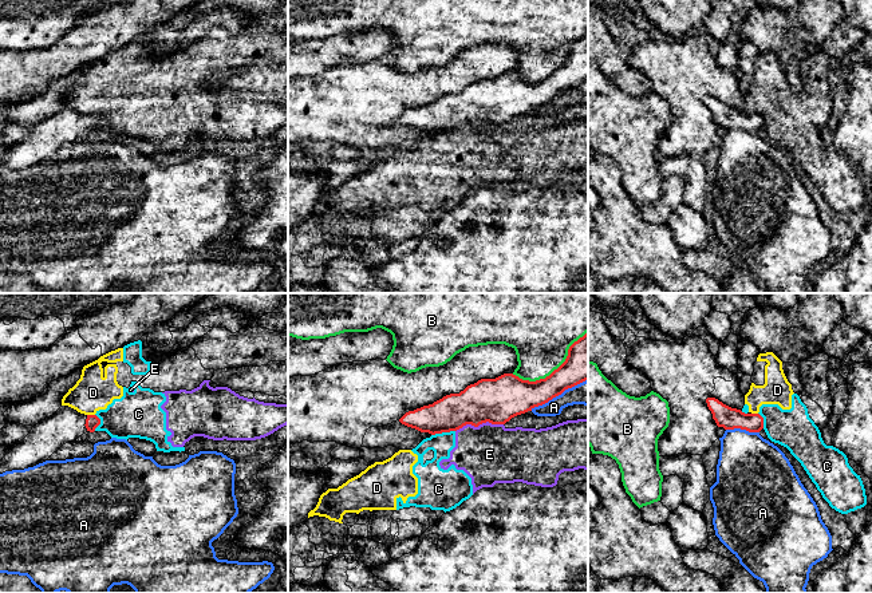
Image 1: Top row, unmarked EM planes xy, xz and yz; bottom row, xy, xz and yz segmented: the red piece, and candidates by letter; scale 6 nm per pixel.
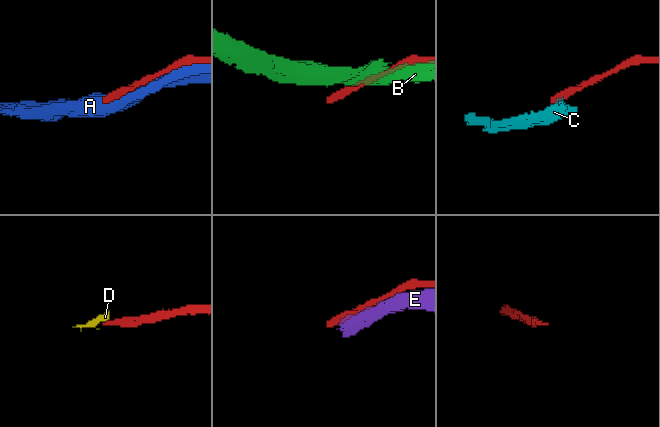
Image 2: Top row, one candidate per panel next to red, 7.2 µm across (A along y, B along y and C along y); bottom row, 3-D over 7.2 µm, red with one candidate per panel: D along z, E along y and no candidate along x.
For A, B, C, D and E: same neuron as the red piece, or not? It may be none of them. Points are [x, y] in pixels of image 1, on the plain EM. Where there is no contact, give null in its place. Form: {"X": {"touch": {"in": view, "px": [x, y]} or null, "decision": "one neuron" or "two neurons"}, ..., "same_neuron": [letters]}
{"A": {"touch": {"in": "xz", "px": [559, 94]}, "decision": "two neurons"}, "B": {"touch": {"in": "xz", "px": [555, 70]}, "decision": "two neurons"}, "C": {"touch": {"in": "xz", "px": [442, 131]}, "decision": "two neurons"}, "D": {"touch": {"in": "xy", "px": [91, 115]}, "decision": "two neurons"}, "E": {"touch": {"in": "xz", "px": [478, 125]}, "decision": "two neurons"}, "same_neuron": []}

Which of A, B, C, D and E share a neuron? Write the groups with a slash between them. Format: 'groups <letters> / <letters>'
groups A / B / C D E

